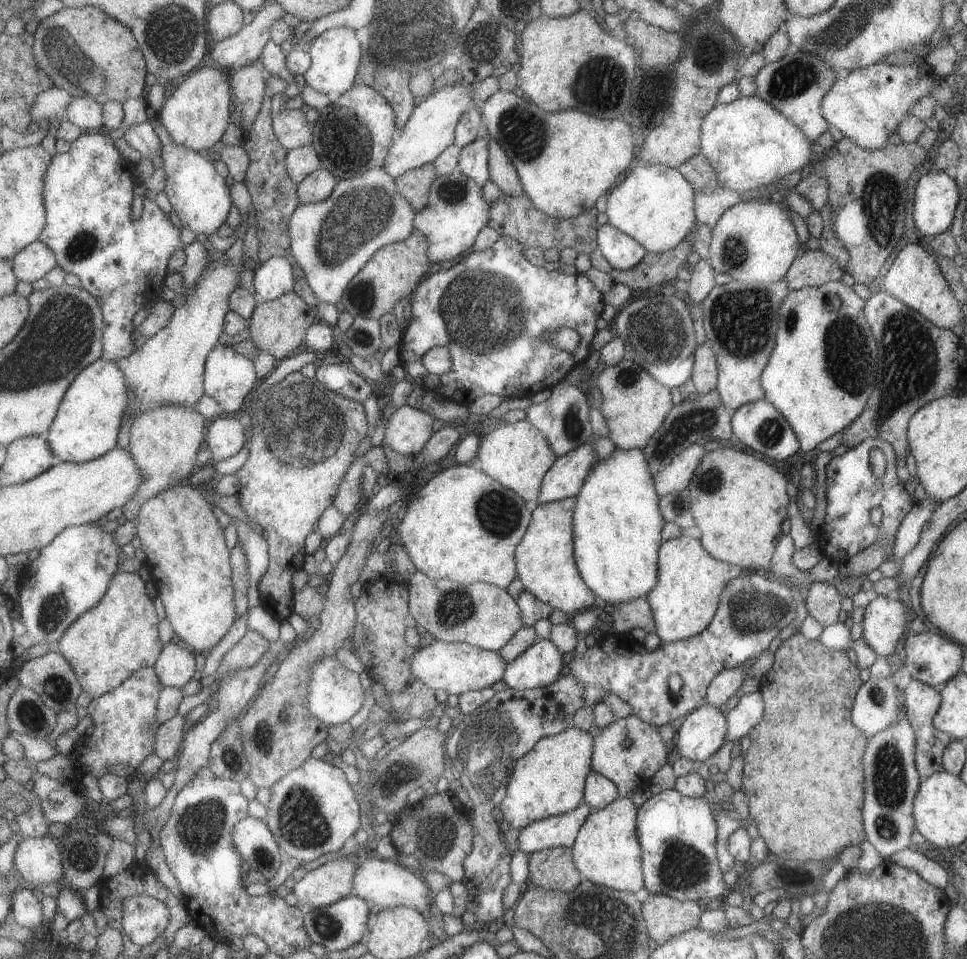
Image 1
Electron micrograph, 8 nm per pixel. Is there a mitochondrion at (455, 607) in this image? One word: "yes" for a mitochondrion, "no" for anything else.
yes

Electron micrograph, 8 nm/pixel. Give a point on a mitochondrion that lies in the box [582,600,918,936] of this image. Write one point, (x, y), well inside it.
(890, 780)

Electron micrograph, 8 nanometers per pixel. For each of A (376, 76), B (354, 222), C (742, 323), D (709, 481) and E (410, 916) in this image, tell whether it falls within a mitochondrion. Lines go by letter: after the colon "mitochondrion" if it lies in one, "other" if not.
A: mitochondrion
B: mitochondrion
C: mitochondrion
D: mitochondrion
E: other

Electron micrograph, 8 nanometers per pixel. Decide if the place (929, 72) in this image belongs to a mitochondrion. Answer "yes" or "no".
no

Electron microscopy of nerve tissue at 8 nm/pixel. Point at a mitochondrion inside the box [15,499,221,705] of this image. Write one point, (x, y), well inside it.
(55, 609)

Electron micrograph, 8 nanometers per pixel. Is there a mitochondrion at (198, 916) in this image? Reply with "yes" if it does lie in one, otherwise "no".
no

